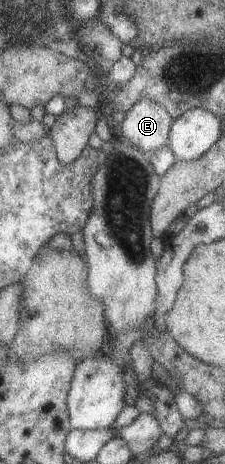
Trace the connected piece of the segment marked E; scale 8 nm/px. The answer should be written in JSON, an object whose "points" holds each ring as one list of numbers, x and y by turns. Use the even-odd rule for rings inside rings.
{"points":[[140,100,124,114,121,122,122,139,127,139,143,152,153,152,168,146,172,119,157,102]]}

